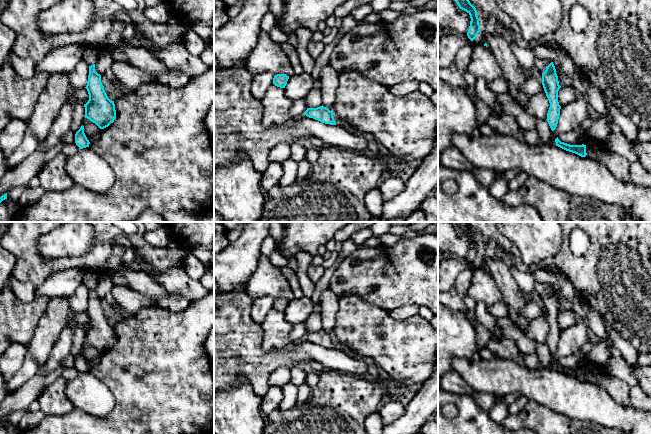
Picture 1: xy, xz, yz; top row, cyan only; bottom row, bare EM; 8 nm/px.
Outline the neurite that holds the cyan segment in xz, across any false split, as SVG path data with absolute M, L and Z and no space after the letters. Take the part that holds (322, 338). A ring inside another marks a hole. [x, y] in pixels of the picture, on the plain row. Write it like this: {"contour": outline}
{"contour": "M323 329L317 332L307 332L304 339L309 342L313 342L325 348L336 349L334 344L334 337Z"}

